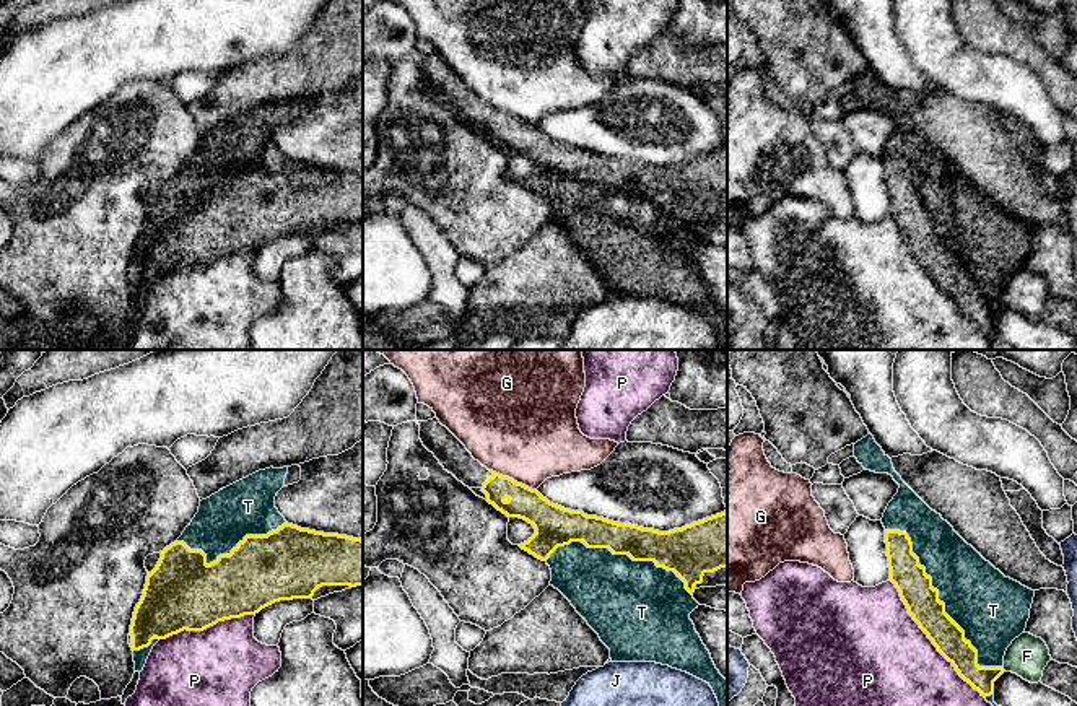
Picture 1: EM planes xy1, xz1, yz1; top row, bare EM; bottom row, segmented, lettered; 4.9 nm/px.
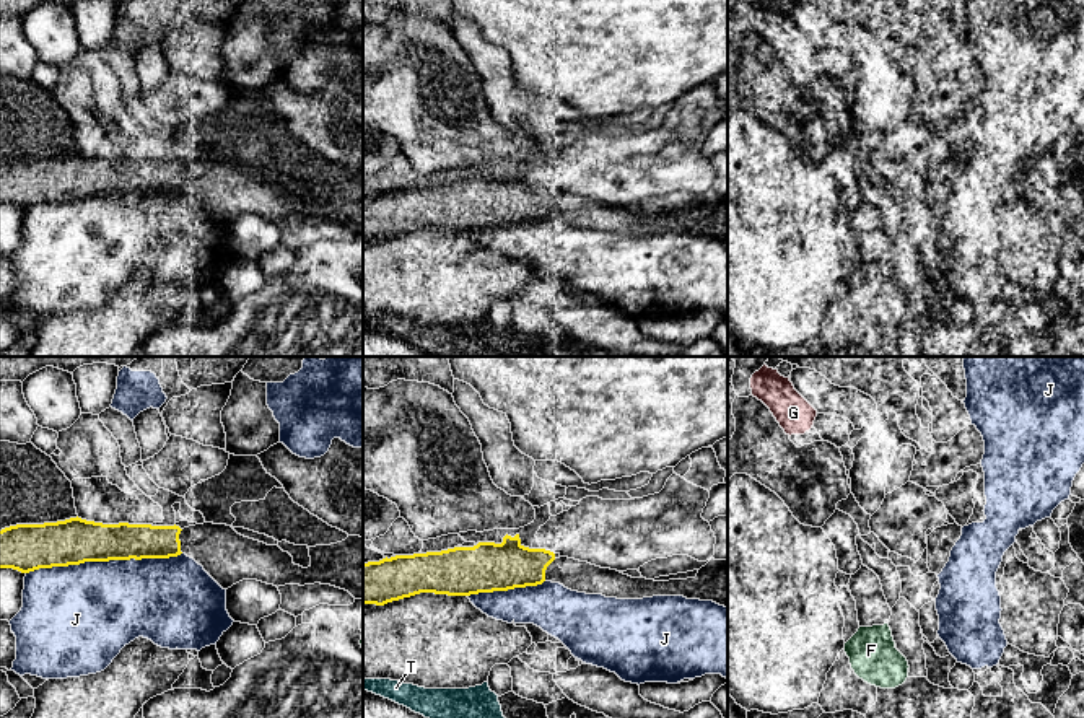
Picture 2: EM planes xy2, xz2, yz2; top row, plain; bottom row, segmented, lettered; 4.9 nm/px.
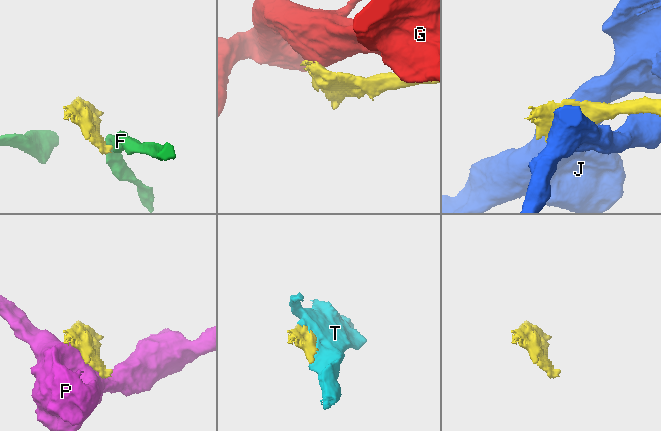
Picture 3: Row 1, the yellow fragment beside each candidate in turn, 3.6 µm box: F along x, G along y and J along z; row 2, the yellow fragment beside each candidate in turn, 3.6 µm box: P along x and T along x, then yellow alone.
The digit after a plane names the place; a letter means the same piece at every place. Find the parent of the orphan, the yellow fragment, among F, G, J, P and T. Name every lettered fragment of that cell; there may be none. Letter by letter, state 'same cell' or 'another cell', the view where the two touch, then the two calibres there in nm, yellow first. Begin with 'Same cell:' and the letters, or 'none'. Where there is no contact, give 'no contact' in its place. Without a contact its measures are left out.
Same cell: none
F: another cell; contact in yz1; calibres 140 and 200 nm
G: another cell; contact in xz1; calibres 160 and 500 nm
J: another cell; contact in xy2; calibres 220 and 480 nm
P: another cell; contact in yz1; calibres 170 and 500 nm
T: another cell; contact in yz1; calibres 170 and 340 nm

